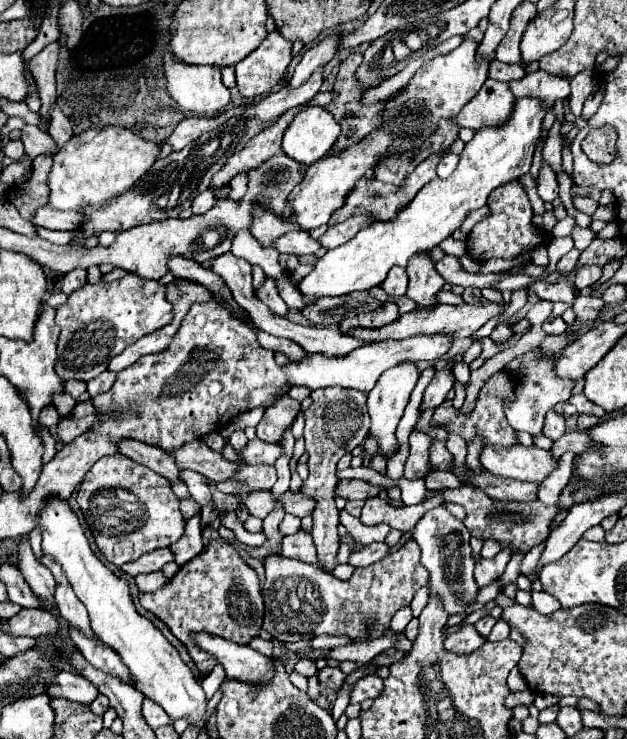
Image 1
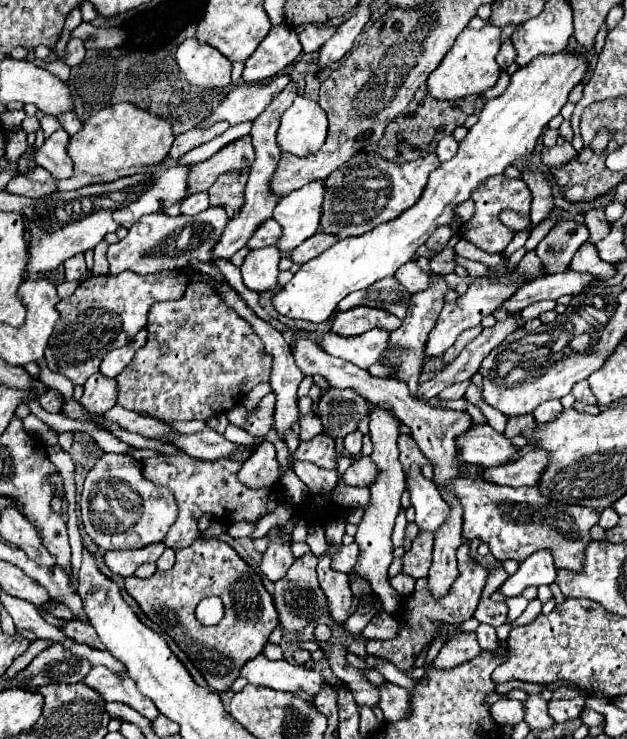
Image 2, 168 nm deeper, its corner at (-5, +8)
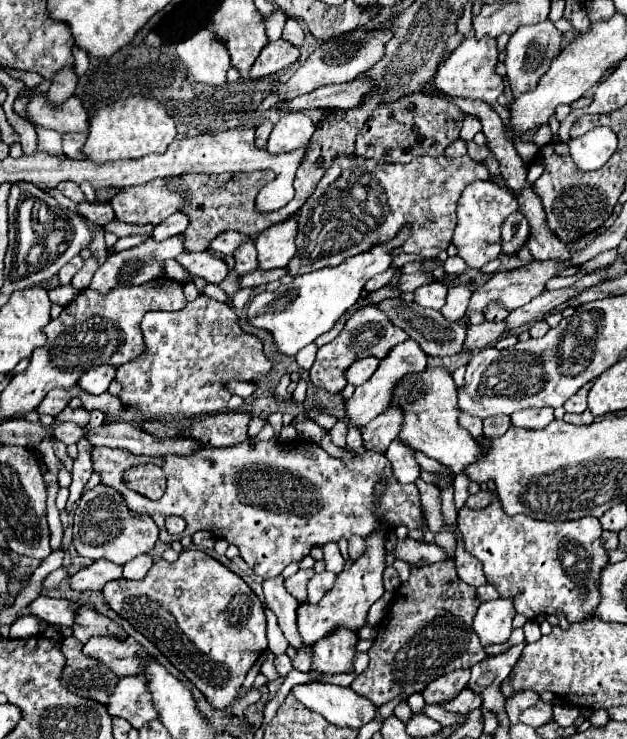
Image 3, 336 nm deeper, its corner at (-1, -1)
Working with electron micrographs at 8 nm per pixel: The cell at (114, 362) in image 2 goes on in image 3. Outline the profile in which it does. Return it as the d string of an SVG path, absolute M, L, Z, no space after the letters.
M95 366L89 372L85 372L79 378L79 386L91 394L103 394L107 392L109 384L115 380L115 372L117 368L107 368L107 366Z

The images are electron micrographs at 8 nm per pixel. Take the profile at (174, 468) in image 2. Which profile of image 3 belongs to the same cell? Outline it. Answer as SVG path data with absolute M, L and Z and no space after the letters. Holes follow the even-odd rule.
M245 440L245 442L241 442L241 444L237 444L237 446L229 446L229 448L213 448L213 446L207 446L207 448L201 448L199 452L195 452L195 454L191 454L191 456L163 456L163 458L133 456L133 454L127 454L125 450L117 450L117 448L93 448L93 468L95 468L95 472L101 474L101 482L103 482L103 484L107 484L107 486L119 490L119 492L125 496L127 506L129 506L133 512L145 512L145 514L153 516L155 524L159 526L159 540L161 540L161 542L171 544L173 540L179 540L181 536L193 536L193 534L199 532L199 530L211 530L215 536L223 536L229 544L235 544L235 546L239 548L239 552L241 552L241 558L249 564L249 568L251 568L255 574L267 576L267 578L279 576L287 564L299 562L305 554L309 554L309 550L311 550L313 546L323 546L323 544L327 544L327 542L331 542L331 540L333 540L333 542L339 542L339 538L343 538L343 536L345 536L345 538L351 538L353 534L365 538L365 536L369 536L373 530L377 530L377 528L381 526L381 522L387 524L387 530L393 530L397 524L405 524L407 528L421 528L421 504L419 504L417 486L415 486L415 484L401 486L401 484L393 478L393 474L391 474L391 464L389 464L389 460L385 458L385 454L381 454L381 452L371 452L371 450L367 450L363 456L355 456L351 462L341 462L341 460L337 460L337 458L331 458L319 444L313 444L313 442L307 442L307 440L293 440L293 442L287 442L287 444L275 442L275 440L251 444L249 440ZM137 464L157 464L157 466L165 472L165 476L167 476L167 490L165 490L165 494L163 494L159 500L147 500L145 496L139 496L137 492L133 492L133 490L127 488L127 484L125 484L125 480L123 480L123 474L125 474L125 470L129 470L131 466L137 466ZM381 476L387 478L387 490L385 490L385 494L375 502L375 500L373 500L373 486L375 486L375 482L377 482ZM167 516L181 516L181 518L185 518L187 528L185 528L185 532L183 532L181 536L175 536L175 534L169 534L169 532L167 532L167 528L165 528L165 518L167 518Z

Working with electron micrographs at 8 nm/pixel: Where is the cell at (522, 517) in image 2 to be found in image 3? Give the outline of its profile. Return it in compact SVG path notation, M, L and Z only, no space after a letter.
M493 500L483 510L463 506L459 510L457 526L461 530L465 550L483 564L487 581L497 586L500 597L515 598L517 614L525 616L527 620L533 620L539 612L555 614L557 610L561 610L565 612L569 622L579 622L583 618L593 616L593 610L599 604L599 572L607 564L607 550L599 542L603 528L595 516L565 522L545 522L525 514L507 516L499 500Z

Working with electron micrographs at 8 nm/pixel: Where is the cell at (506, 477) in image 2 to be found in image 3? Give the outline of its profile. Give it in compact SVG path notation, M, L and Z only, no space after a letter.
M479 490L477 494L473 494L473 496L467 498L467 506L479 510L479 508L489 506L495 498L497 498L497 492L491 492L491 490Z

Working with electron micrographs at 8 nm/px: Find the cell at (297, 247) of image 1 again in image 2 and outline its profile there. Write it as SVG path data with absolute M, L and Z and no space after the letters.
M267 219L255 229L255 233L251 235L245 247L259 249L265 245L275 245L275 239L279 239L279 223L275 223L275 219Z

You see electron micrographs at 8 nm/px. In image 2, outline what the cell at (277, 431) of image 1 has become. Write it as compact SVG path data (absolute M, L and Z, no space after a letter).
M269 393L259 401L257 409L247 415L247 423L243 425L243 429L251 435L267 435L273 423L273 413L275 413L275 395Z

